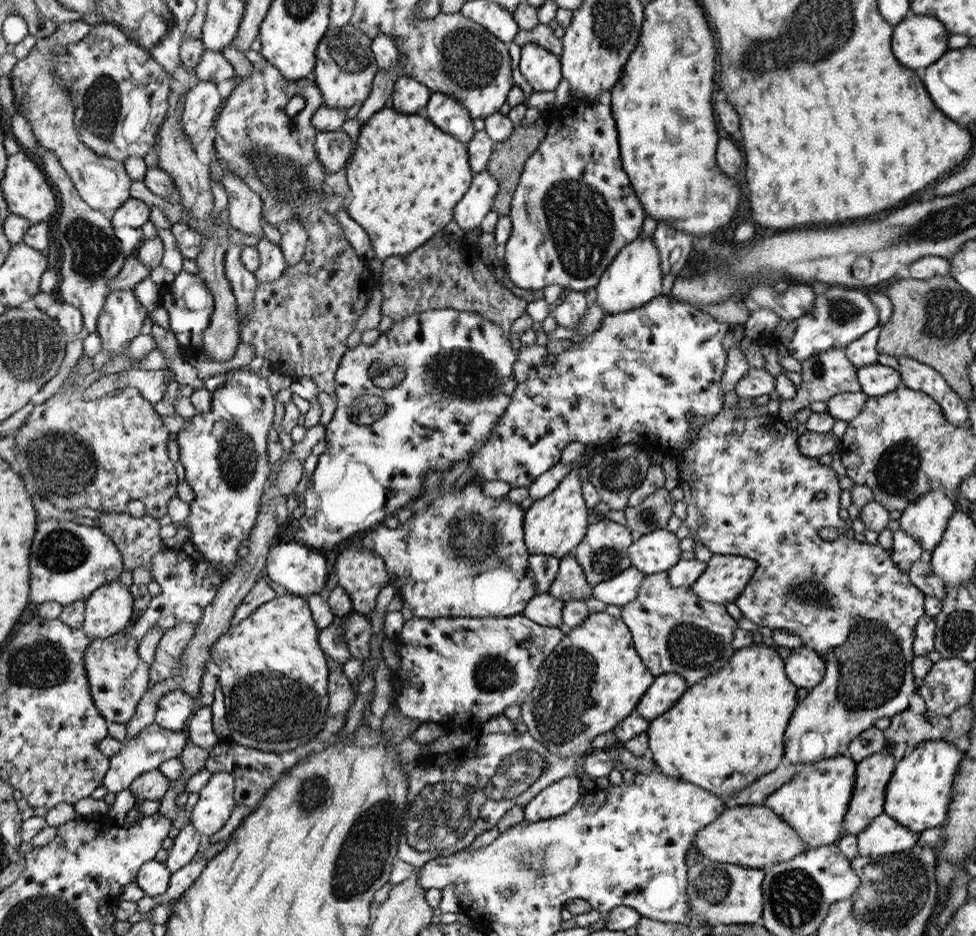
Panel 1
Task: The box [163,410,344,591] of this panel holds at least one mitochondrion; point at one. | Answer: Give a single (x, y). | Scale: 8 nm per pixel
(238, 463)

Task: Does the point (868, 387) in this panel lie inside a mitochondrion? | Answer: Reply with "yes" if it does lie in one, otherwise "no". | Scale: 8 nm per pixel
no

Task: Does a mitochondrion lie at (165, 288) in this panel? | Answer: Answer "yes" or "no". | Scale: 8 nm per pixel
no

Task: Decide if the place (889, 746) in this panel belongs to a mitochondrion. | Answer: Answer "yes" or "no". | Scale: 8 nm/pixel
no

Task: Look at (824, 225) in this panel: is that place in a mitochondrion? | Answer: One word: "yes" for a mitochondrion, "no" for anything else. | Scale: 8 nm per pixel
no

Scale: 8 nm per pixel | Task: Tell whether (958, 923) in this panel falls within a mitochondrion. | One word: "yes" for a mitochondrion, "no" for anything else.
no

